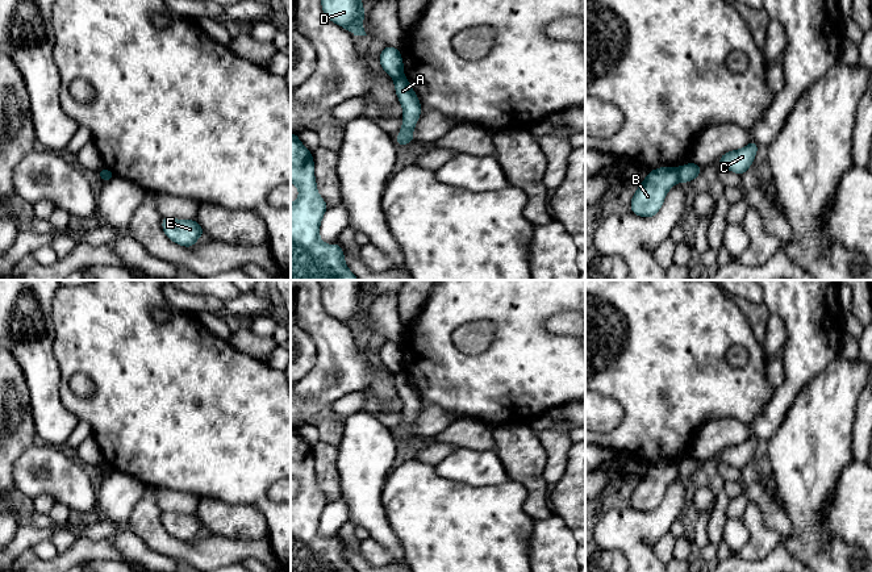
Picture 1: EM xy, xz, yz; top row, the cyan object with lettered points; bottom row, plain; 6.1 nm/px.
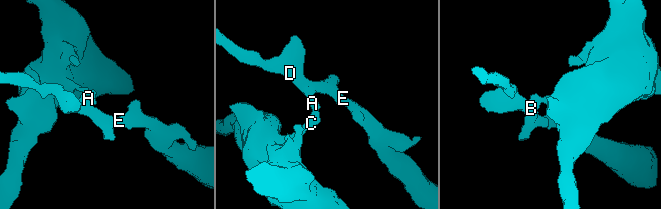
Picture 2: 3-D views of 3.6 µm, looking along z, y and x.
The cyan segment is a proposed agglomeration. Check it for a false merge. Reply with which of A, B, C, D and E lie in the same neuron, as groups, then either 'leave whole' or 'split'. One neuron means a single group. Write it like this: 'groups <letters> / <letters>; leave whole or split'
groups A C / B D E; split

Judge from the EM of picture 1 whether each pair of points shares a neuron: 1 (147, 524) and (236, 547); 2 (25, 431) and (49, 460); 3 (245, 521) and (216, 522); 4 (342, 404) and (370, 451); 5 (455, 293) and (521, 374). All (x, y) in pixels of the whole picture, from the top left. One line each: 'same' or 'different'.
1: same
2: different
3: same
4: different
5: same

